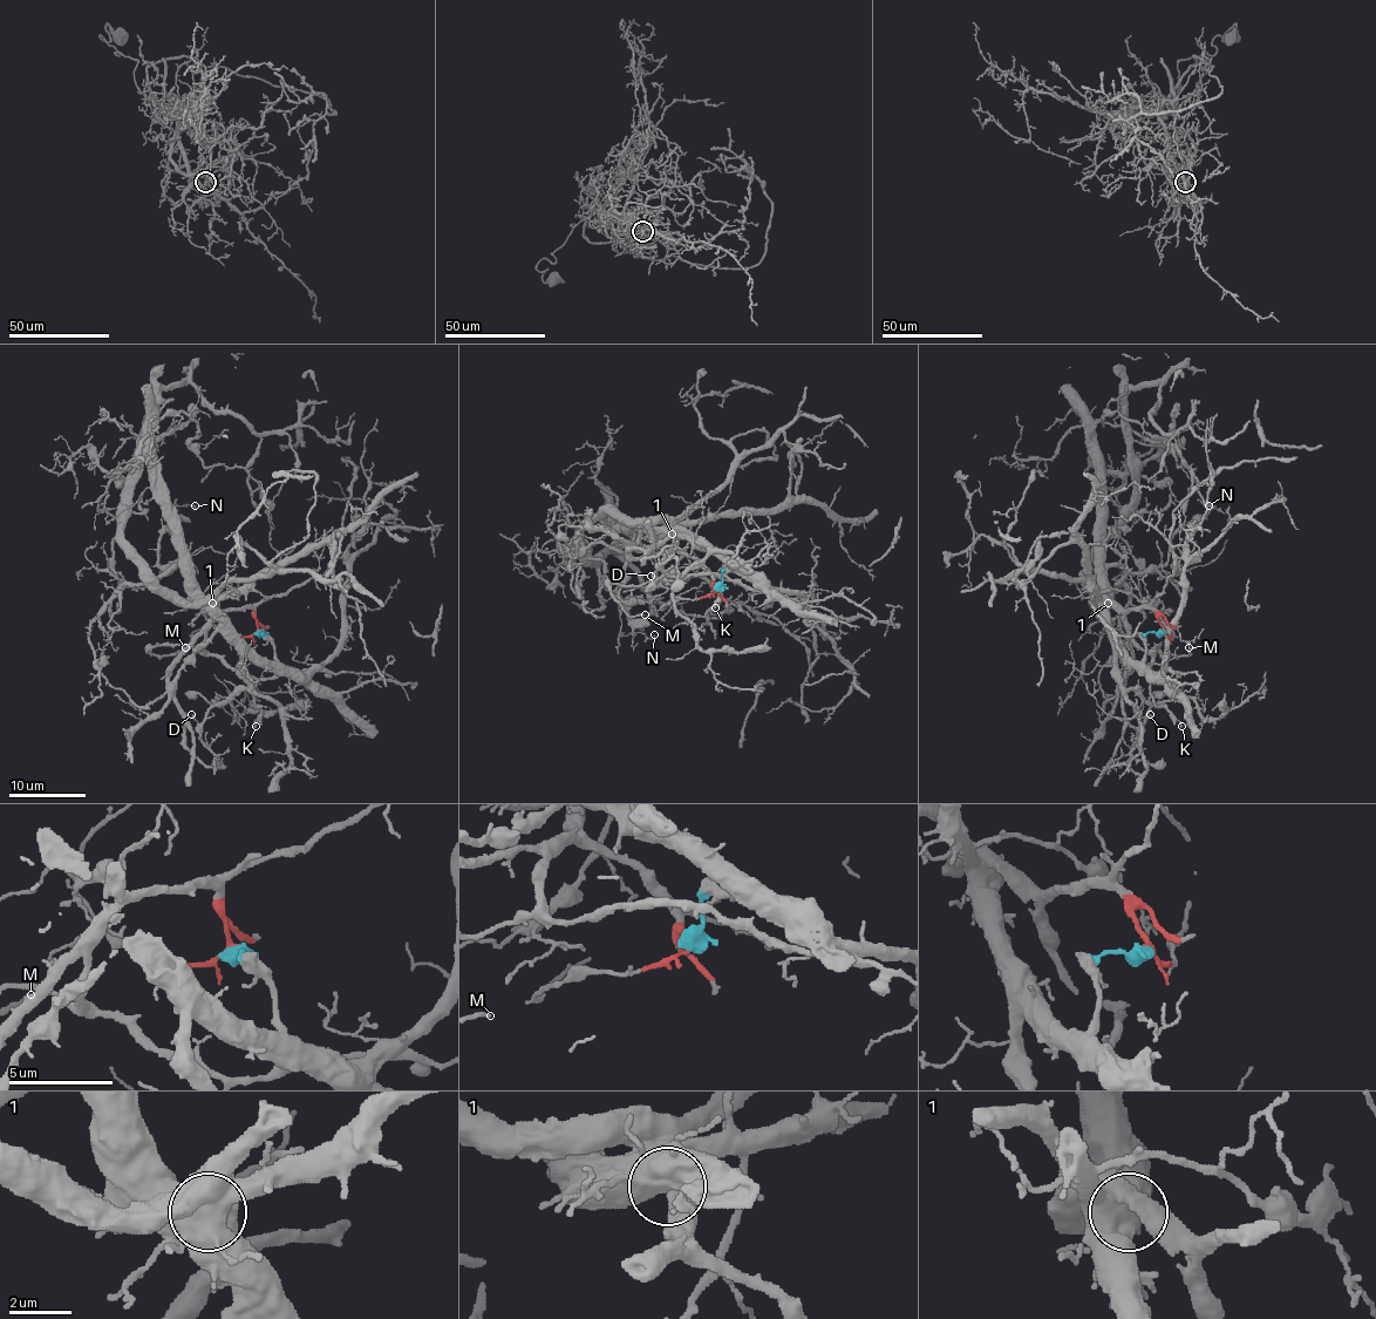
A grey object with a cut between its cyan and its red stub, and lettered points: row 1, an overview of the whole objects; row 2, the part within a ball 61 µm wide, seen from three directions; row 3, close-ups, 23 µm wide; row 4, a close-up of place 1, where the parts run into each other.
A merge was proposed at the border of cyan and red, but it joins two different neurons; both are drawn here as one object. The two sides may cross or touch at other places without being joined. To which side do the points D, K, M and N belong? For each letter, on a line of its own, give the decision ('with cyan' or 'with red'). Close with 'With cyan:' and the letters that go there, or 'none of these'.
D: with cyan
K: with red
M: with red
N: with cyan
With cyan: D, N

